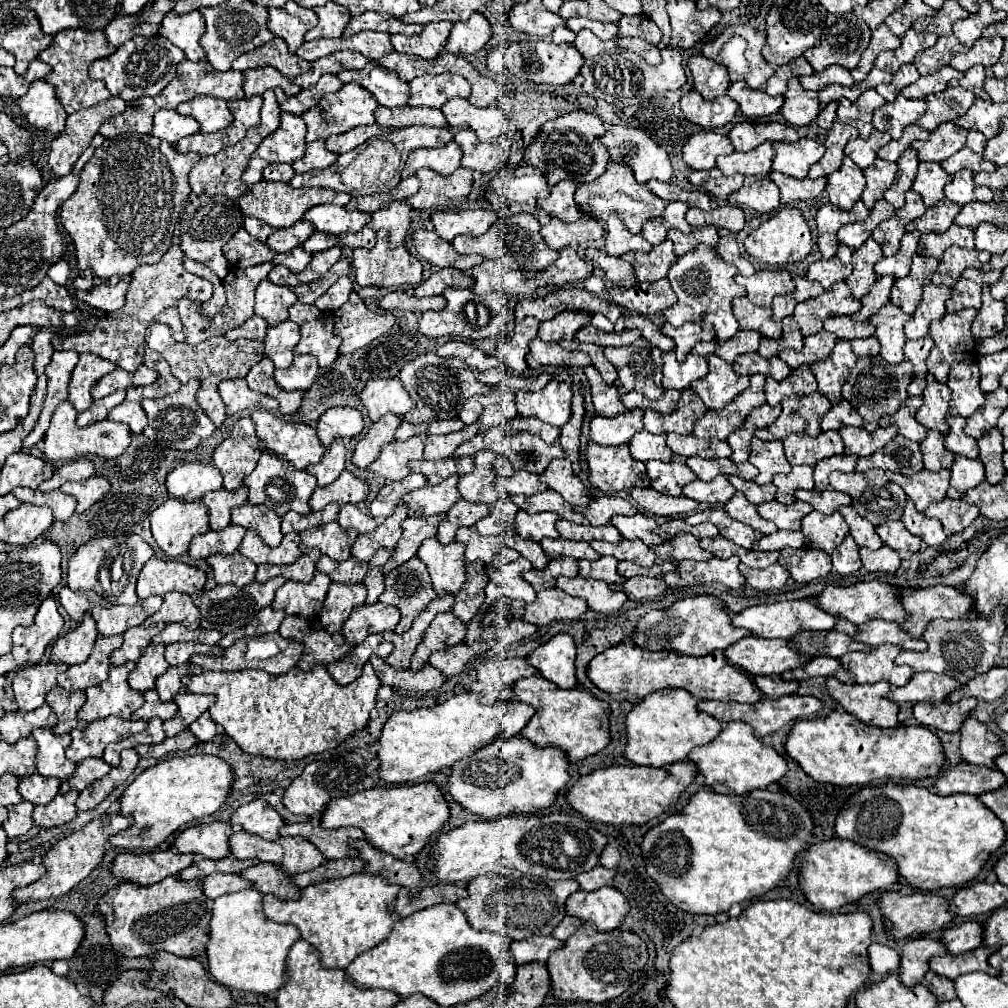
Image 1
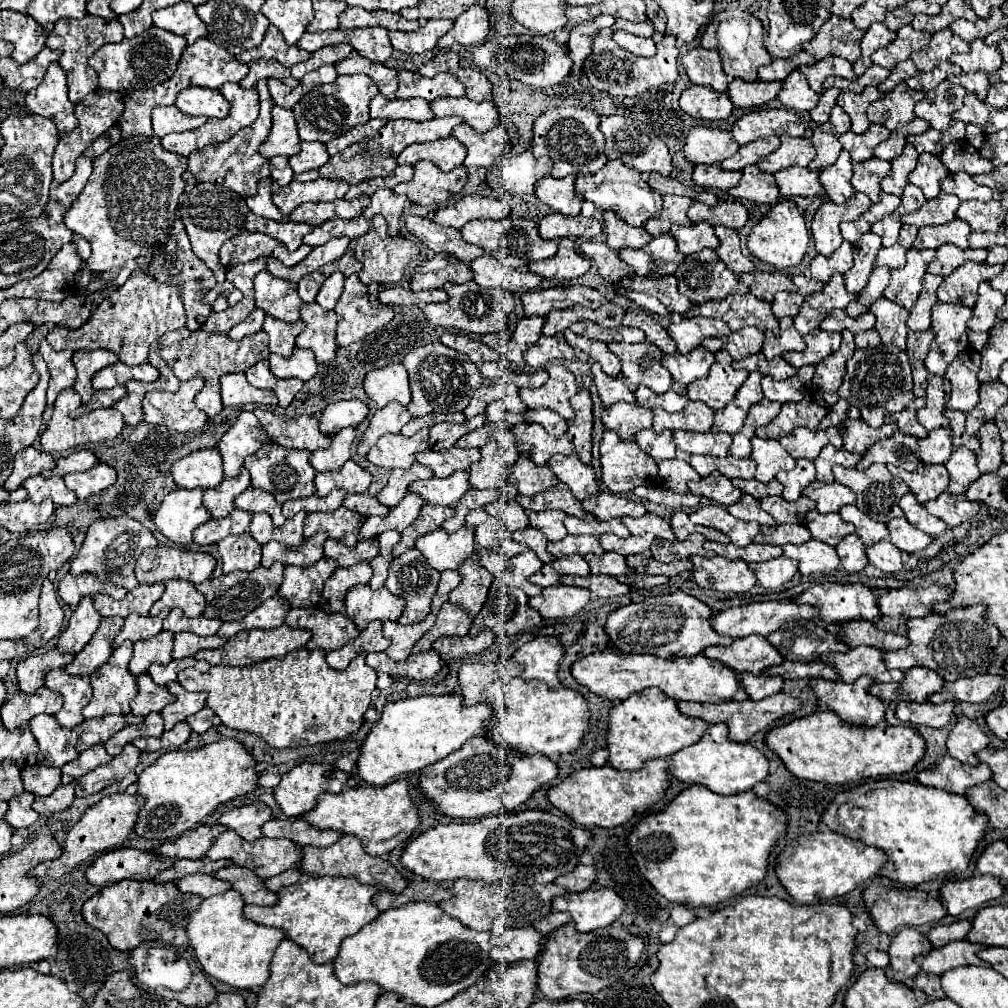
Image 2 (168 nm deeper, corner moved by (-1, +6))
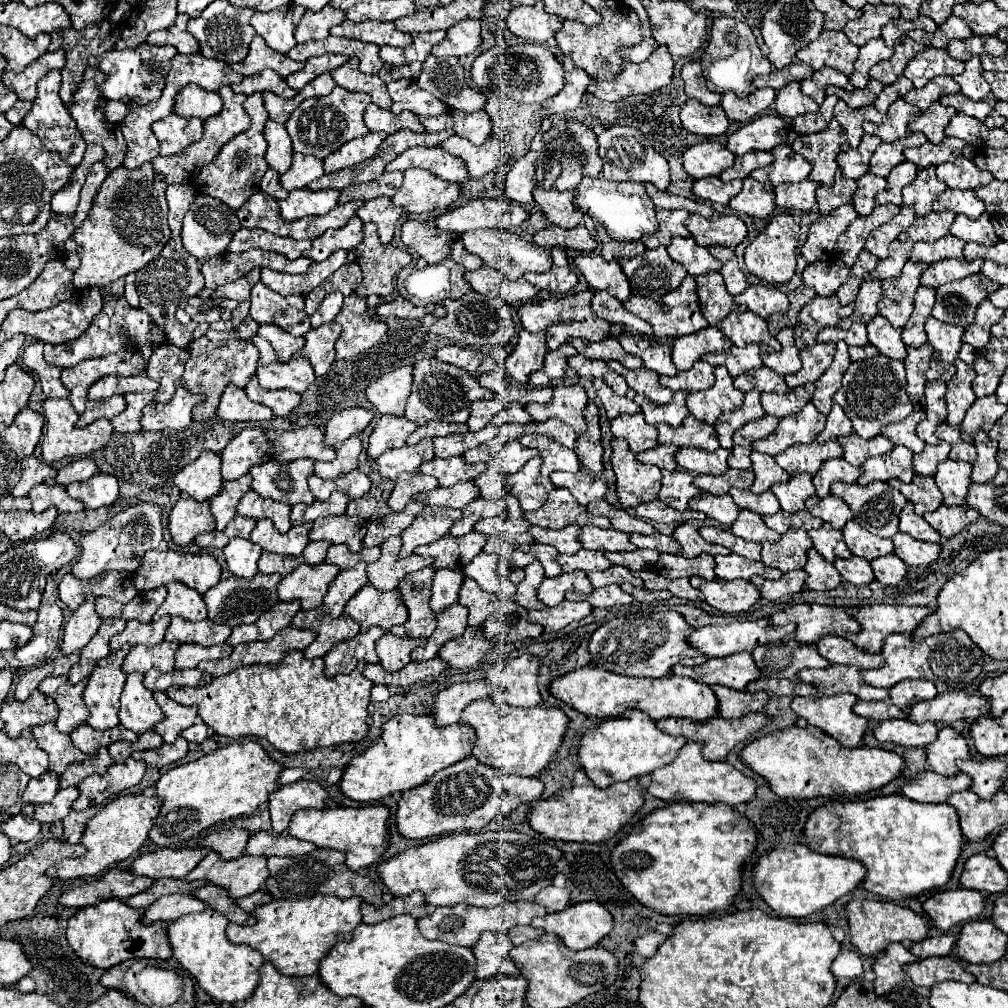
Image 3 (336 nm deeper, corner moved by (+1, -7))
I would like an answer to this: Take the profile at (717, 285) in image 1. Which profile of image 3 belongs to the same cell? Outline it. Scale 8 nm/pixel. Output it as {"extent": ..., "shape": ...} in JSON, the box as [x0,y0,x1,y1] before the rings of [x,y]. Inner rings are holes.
{"extent":[696,272,746,326],"shape":[[[710,272],[696,278],[698,282],[698,298],[700,308],[704,312],[704,318],[710,326],[716,326],[722,318],[726,318],[730,312],[744,312],[746,308],[740,308],[734,304],[732,294],[728,294],[724,280],[718,272]]]}

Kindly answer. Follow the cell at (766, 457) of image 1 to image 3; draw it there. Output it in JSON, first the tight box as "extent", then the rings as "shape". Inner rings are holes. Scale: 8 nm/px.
{"extent":[750,452,790,494],"shape":[[[752,452],[752,472],[756,474],[756,480],[750,490],[756,494],[770,490],[772,484],[788,482],[788,478],[790,478],[788,472],[776,464],[774,456],[760,454],[760,452]]]}

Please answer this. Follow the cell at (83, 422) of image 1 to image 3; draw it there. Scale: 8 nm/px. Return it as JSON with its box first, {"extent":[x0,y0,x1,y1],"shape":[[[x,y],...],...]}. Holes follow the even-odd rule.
{"extent":[76,396,126,426],"shape":[[[112,396],[108,400],[90,400],[86,402],[84,414],[80,414],[80,420],[76,426],[88,426],[98,418],[114,418],[126,408],[124,396]]]}

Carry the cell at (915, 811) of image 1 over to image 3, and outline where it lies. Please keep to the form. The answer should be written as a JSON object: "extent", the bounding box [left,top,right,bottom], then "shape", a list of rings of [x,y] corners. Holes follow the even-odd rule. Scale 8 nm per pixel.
{"extent":[804,794,964,900],"shape":[[[898,794],[858,802],[826,802],[808,816],[804,836],[806,846],[814,852],[862,862],[866,868],[862,888],[884,900],[942,888],[950,880],[964,844],[958,814],[952,806],[920,804]]]}

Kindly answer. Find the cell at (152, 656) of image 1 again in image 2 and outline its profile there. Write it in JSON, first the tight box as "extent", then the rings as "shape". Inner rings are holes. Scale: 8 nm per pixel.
{"extent":[130,631,174,677],"shape":[[[162,631],[152,639],[146,639],[142,643],[134,643],[134,655],[130,661],[130,673],[134,677],[148,673],[148,667],[152,663],[168,665],[172,661],[172,641],[174,633]]]}

